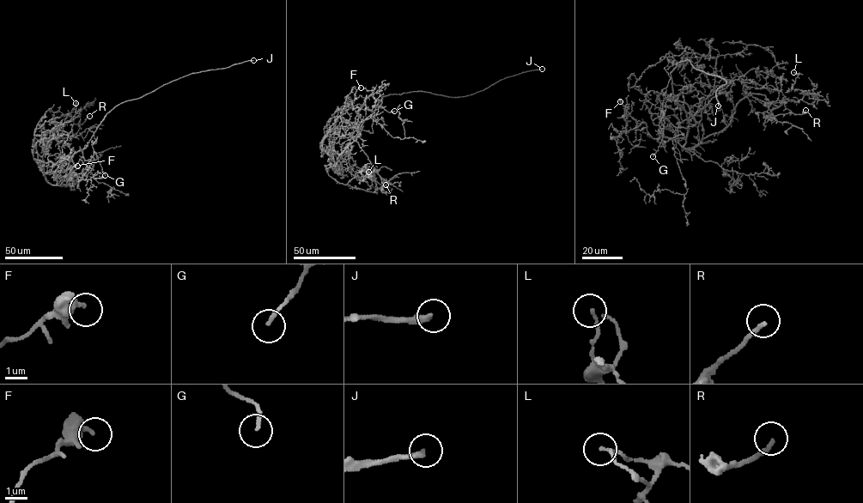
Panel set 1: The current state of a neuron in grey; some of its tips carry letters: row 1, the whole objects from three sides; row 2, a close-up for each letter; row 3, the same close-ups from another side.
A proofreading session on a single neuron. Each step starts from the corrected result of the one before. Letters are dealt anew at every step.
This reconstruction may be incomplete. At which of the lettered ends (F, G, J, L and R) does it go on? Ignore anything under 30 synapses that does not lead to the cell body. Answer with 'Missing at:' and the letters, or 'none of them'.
Missing at: J, R

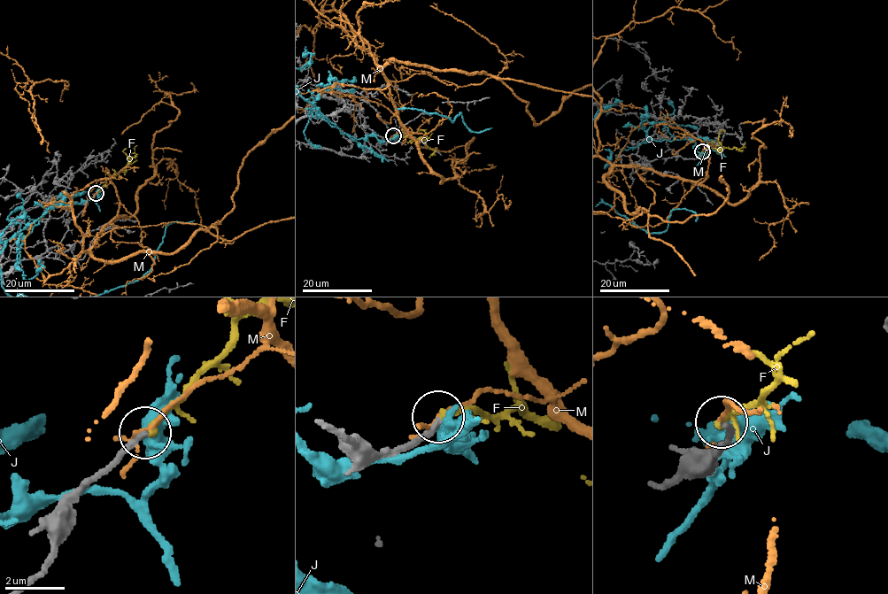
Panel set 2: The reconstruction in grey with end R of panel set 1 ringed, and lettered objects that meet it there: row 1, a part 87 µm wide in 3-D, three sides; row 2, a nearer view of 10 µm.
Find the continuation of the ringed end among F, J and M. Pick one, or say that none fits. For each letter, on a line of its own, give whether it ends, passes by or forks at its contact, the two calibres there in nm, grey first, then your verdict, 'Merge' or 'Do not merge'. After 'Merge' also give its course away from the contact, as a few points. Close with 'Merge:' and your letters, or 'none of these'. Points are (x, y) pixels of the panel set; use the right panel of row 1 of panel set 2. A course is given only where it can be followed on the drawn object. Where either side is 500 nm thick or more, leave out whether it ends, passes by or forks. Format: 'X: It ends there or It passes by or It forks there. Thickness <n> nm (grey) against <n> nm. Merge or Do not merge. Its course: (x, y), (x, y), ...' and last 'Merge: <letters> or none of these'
F: It ends there. Thickness 200 nm (grey) against 240 nm. Merge. Its course: (703, 152), (710, 147), (717, 150), (741, 148), (745, 142)
J: It forks there. Thickness 200 nm (grey) against 440 nm. Do not merge
M: It passes by. Thickness 240 nm (grey) against 120 nm. Do not merge
Merge: F

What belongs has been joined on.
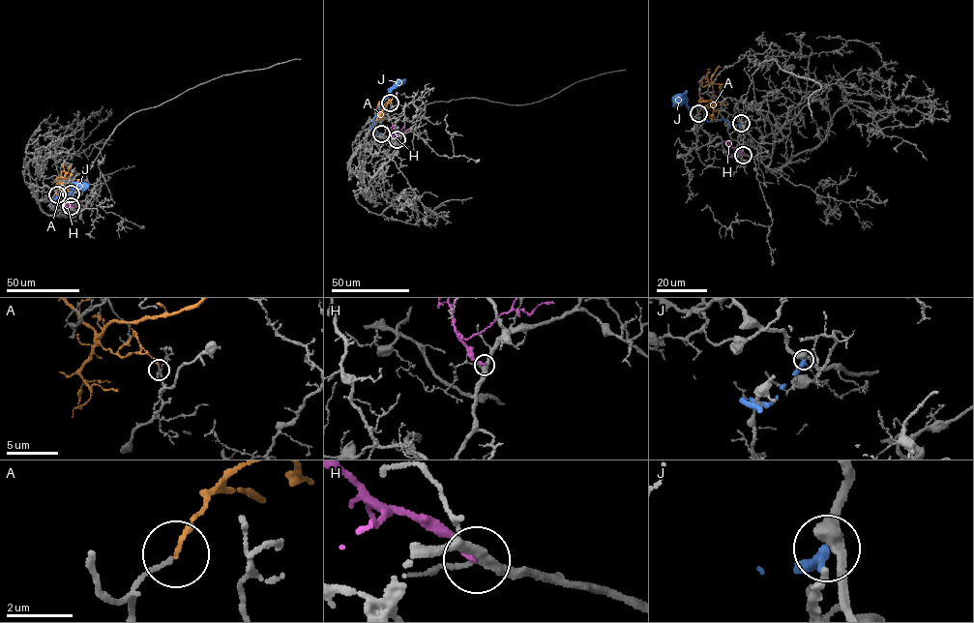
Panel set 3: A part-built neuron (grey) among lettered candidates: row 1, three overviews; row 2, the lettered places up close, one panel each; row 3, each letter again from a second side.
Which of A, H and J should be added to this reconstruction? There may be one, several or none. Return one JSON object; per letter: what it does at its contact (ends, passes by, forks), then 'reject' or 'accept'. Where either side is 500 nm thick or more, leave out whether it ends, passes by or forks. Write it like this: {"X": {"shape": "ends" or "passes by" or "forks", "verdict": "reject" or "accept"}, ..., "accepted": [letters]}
{"A": {"shape": "ends", "verdict": "reject"}, "H": {"shape": "ends", "verdict": "reject"}, "J": {"shape": "ends", "verdict": "reject"}, "accepted": []}

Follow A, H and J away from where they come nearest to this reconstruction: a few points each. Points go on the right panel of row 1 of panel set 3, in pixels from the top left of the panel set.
A: (698, 113), (702, 108), (714, 104), (720, 95), (720, 85), (709, 83), (710, 69)
H: (743, 154), (737, 151), (731, 154), (734, 155)
J: (741, 123), (731, 126), (728, 121), (709, 121), (705, 110), (691, 107), (684, 102), (680, 104), (676, 103)

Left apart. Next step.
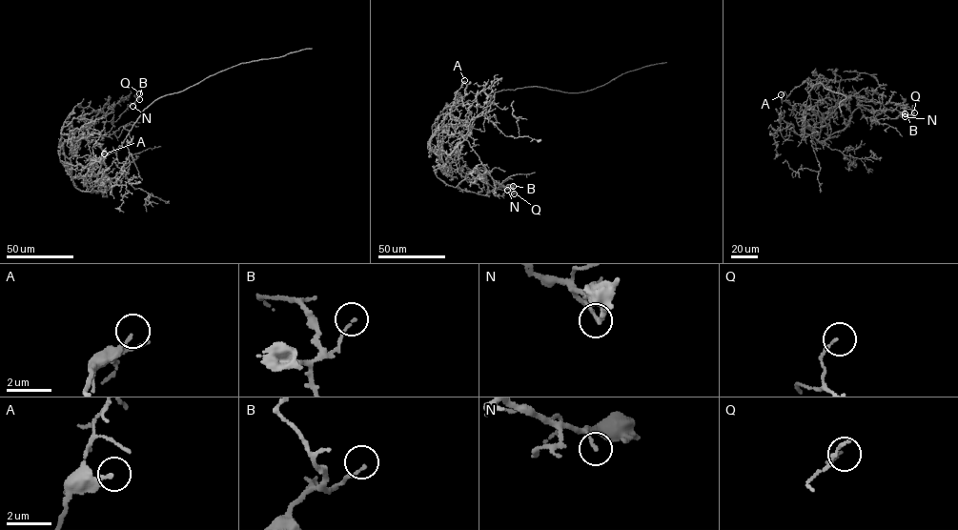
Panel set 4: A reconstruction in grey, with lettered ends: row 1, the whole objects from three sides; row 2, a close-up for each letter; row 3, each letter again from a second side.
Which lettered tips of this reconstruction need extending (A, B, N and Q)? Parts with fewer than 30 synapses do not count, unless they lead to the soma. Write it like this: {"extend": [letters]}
{"extend": ["A"]}

